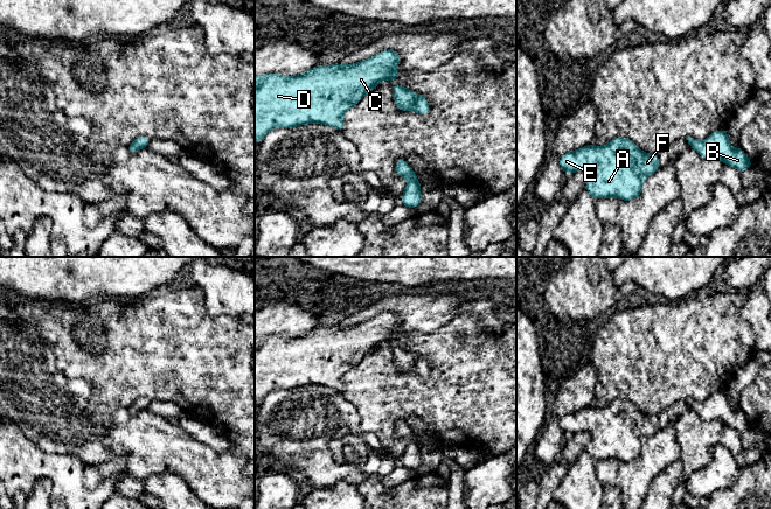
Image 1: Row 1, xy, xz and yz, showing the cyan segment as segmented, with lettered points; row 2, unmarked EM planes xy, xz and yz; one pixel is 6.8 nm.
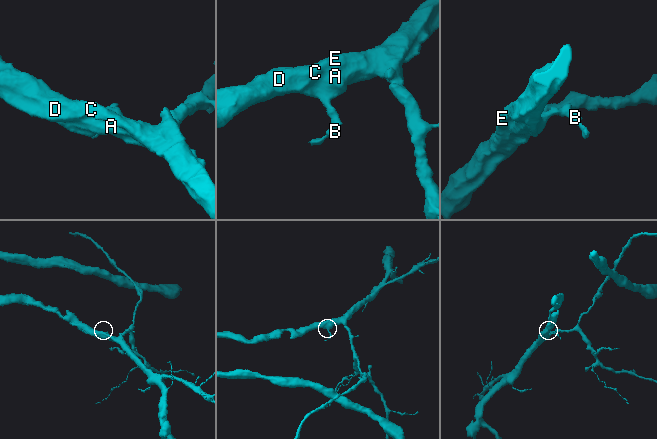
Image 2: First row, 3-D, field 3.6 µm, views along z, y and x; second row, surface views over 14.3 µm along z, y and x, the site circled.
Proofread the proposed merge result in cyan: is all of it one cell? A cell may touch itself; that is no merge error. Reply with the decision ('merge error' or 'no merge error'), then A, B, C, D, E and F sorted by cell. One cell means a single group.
no merge error; groups A B C D E F

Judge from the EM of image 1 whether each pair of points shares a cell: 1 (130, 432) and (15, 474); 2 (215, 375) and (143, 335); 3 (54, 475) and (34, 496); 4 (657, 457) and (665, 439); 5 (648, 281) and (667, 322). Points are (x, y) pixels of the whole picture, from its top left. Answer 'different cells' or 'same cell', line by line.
1: different cells
2: same cell
3: different cells
4: same cell
5: different cells

